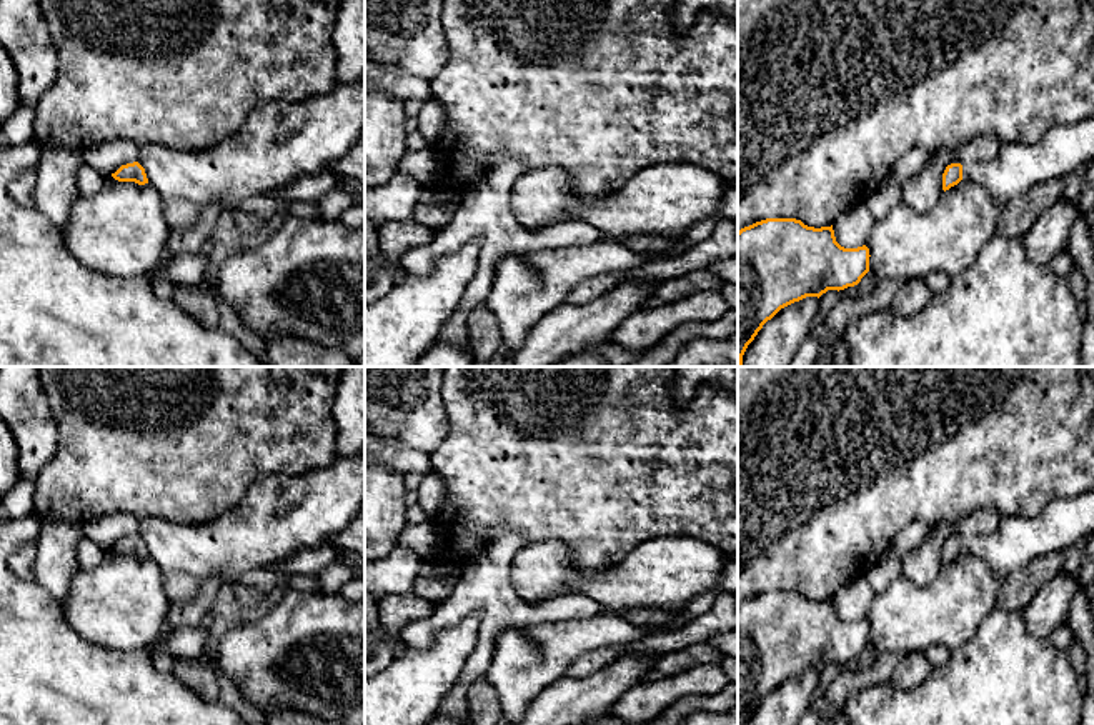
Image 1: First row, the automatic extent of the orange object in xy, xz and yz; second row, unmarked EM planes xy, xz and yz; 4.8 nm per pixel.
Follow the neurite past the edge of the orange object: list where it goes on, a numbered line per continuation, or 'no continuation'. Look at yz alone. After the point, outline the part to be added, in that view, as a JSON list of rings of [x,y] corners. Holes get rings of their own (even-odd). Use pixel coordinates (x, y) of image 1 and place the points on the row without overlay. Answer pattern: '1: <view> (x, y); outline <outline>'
1: yz (1019, 540); outline [[[1094,488],[1079,497],[1054,500],[1036,517],[1004,517],[996,533],[962,538],[962,552],[982,560],[999,578],[1006,580],[1046,553],[1069,550],[1092,532]]]

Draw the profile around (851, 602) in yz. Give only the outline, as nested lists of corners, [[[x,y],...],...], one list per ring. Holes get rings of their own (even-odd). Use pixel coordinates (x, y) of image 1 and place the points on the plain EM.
[[[859,577],[843,585],[833,598],[836,615],[844,622],[866,618],[873,595],[874,590],[866,577]]]

